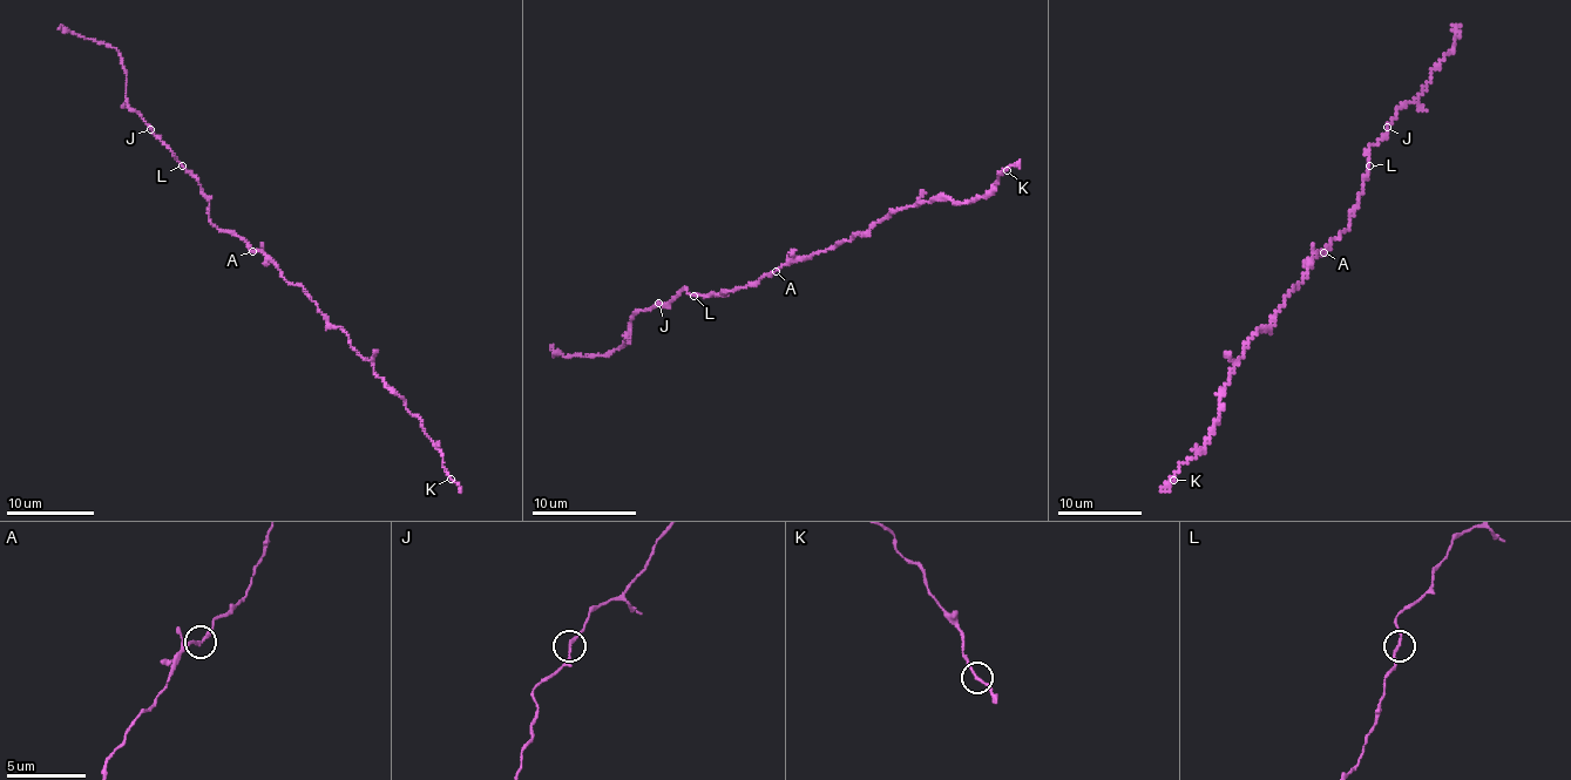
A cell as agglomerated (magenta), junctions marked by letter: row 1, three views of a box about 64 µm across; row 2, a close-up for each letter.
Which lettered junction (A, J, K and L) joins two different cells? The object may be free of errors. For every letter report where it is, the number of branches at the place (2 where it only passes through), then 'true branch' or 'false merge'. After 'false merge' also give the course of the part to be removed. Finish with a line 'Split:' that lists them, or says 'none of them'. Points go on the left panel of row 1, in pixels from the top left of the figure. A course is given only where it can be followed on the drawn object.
A: at (252, 251); 2 branches meet; true branch
J: at (150, 129); 2 branches meet; true branch
K: at (451, 479); 2 branches meet; true branch
L: at (182, 165); 2 branches meet; true branch
Split: none of them

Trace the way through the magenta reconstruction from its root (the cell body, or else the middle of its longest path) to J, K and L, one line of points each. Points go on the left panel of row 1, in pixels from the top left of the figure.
J: (257, 251), (234, 234), (219, 232), (209, 217), (209, 198), (201, 184), (149, 129)
K: (257, 251), (289, 283), (302, 286), (404, 400), (441, 453), (451, 479)
L: (257, 251), (234, 234), (219, 232), (209, 217), (209, 198), (182, 165)

